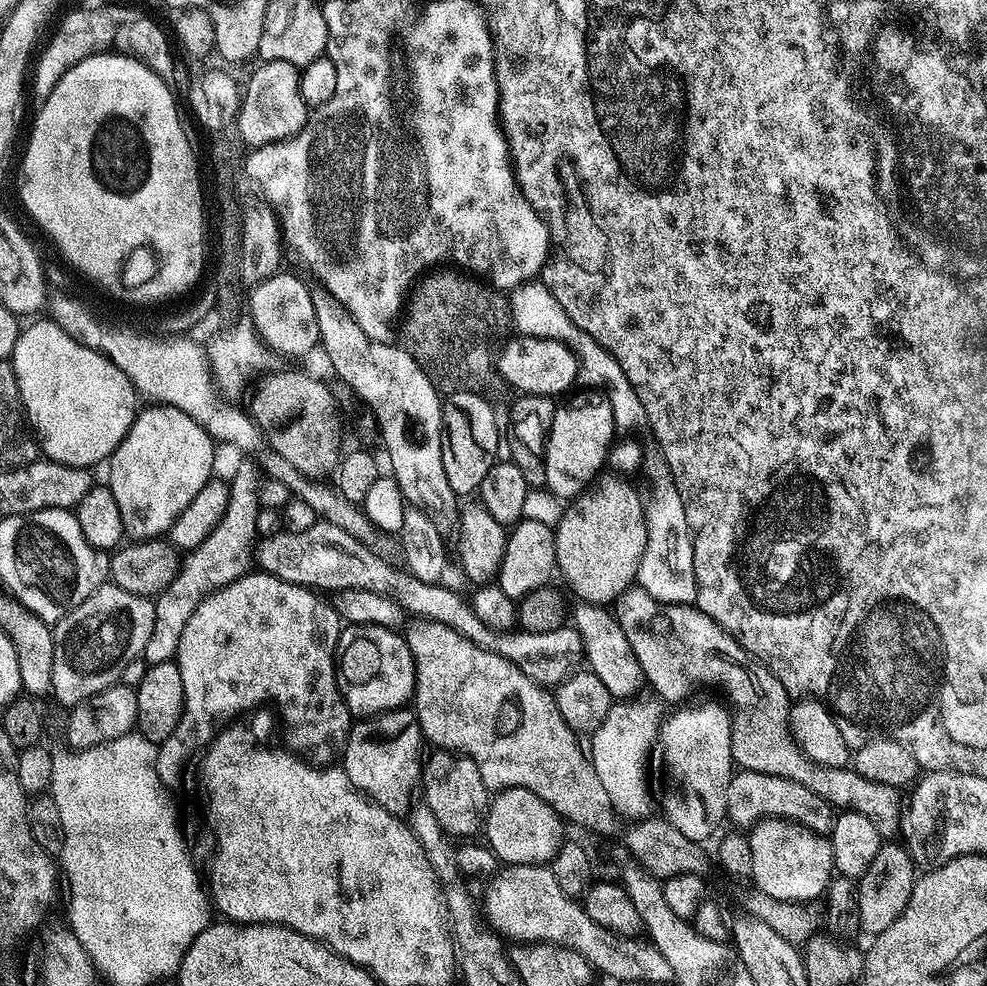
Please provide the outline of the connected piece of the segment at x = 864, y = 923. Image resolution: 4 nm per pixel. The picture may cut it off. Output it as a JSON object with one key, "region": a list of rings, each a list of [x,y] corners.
{"region":[[[884,842],[881,843],[878,854],[874,854],[874,862],[870,862],[870,866],[866,870],[866,874],[862,874],[858,877],[858,887],[856,890],[856,897],[858,898],[858,918],[860,919],[860,932],[866,934],[869,932],[869,937],[875,938],[882,934],[882,930],[886,930],[890,926],[894,926],[895,920],[898,918],[898,914],[902,914],[902,910],[906,910],[906,906],[910,902],[910,894],[914,890],[916,881],[918,879],[918,869],[916,863],[912,861],[912,855],[908,852],[908,849],[904,847],[903,843],[900,842]]]}

